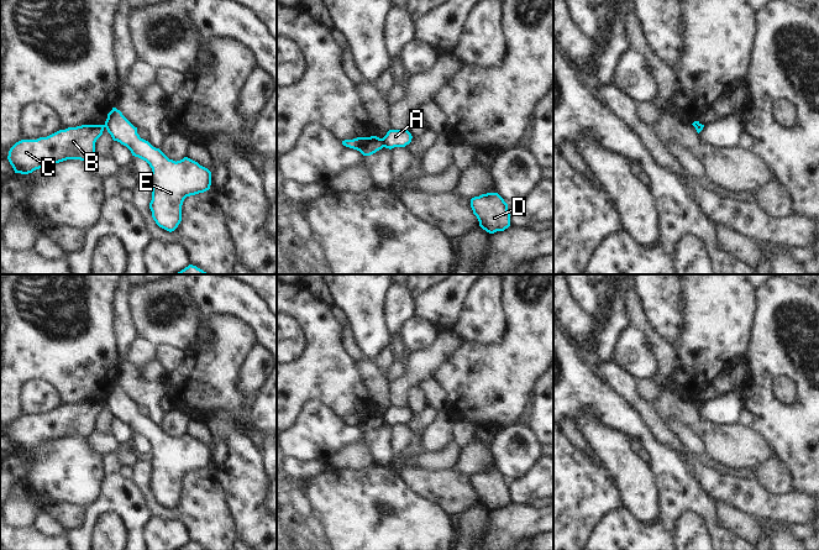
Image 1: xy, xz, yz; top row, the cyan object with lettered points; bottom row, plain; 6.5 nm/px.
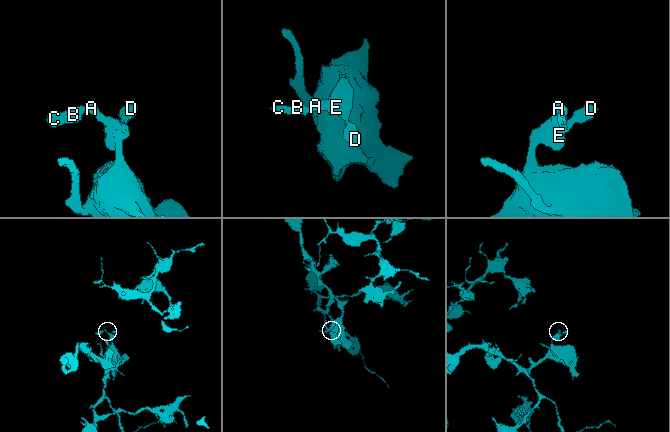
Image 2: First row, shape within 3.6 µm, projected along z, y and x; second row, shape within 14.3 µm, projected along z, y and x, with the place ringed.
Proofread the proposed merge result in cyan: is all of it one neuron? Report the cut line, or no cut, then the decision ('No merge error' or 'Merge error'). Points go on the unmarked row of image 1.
Split along xz (381, 415), (384, 423). Merge error

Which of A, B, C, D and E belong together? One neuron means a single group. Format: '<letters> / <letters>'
A D E / B C

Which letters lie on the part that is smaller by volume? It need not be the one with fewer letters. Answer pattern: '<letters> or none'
B, C

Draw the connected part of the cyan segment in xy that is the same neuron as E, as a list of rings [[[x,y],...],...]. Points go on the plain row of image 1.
[[[116,384],[107,391],[105,404],[114,418],[126,423],[132,433],[149,441],[152,494],[159,504],[174,508],[182,498],[184,476],[209,467],[211,449],[188,434],[177,439],[169,436],[159,425],[141,415],[137,404]]]

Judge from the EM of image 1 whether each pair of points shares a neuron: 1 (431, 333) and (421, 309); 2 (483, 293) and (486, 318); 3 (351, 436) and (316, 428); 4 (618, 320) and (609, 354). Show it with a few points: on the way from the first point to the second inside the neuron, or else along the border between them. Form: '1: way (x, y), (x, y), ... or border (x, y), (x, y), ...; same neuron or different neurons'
1: border (415, 314), (437, 328); different neurons
2: way (483, 299), (483, 312); same neuron
3: way (342, 434), (325, 433); same neuron
4: way (609, 329), (609, 345); same neuron

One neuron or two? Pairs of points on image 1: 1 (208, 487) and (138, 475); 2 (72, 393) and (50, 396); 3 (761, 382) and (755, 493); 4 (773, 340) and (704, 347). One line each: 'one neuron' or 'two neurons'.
1: one neuron
2: two neurons
3: two neurons
4: two neurons

